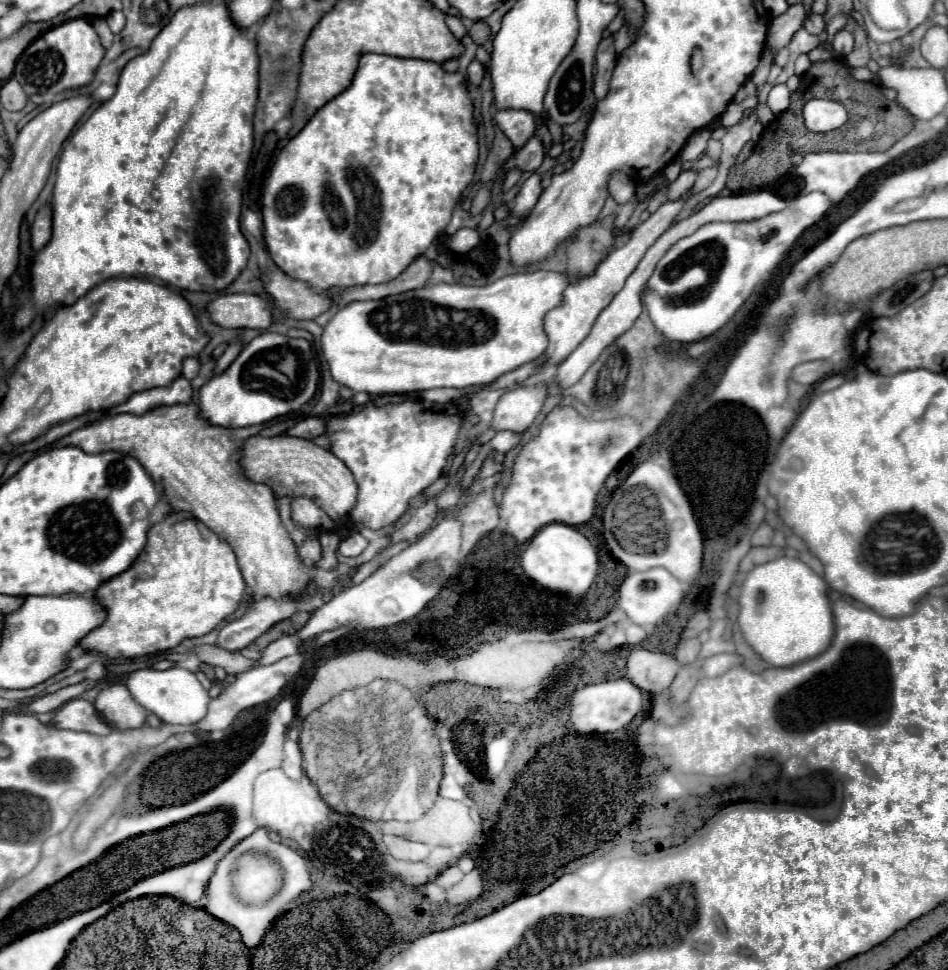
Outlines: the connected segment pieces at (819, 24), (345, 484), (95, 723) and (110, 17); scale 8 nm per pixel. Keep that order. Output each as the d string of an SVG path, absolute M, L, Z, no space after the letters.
M811 12L811 14L807 16L807 20L805 20L805 30L807 30L809 34L815 34L815 36L821 34L823 26L825 26L825 24L823 24L823 16L821 16L821 14L813 14L813 12Z
M251 436L243 442L239 466L249 480L267 484L277 496L307 496L319 504L333 520L343 518L351 512L357 500L357 484L351 476L351 470L331 452L311 440L293 438L293 436Z
M81 698L69 700L61 710L55 714L51 726L65 728L65 730L79 730L79 732L91 732L91 734L109 734L113 728L101 720L101 716L95 712L93 704Z
M109 12L107 14L107 24L109 24L113 34L119 34L123 30L123 26L125 26L125 16L121 12Z

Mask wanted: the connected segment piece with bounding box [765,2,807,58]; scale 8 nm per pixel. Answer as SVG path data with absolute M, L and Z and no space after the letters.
M799 2L795 6L789 6L785 14L773 18L769 32L767 32L767 46L765 46L767 56L773 58L781 48L785 48L791 42L793 34L803 26L805 16L807 16L807 10L803 2Z

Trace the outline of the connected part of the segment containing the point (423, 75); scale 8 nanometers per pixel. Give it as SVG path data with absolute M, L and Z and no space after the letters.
M363 54L359 60L357 74L351 86L327 102L317 114L305 124L305 128L287 142L287 146L279 152L267 186L263 194L263 238L273 262L291 278L309 282L313 288L327 290L327 288L347 288L359 284L381 284L393 280L415 260L421 256L431 242L445 230L447 222L451 220L451 212L461 196L461 192L473 180L475 164L479 156L477 144L477 126L473 122L473 104L469 92L465 88L465 78L461 74L447 74L435 62L413 60L413 58L393 58L381 54Z

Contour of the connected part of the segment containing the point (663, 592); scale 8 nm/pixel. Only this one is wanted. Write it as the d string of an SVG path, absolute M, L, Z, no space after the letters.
M627 568L627 576L623 580L623 584L621 584L617 606L627 614L627 618L633 624L639 624L639 626L655 626L663 618L675 614L675 610L681 604L683 596L685 596L683 582L679 582L665 568L653 568L653 570L647 570L647 572L631 572Z

